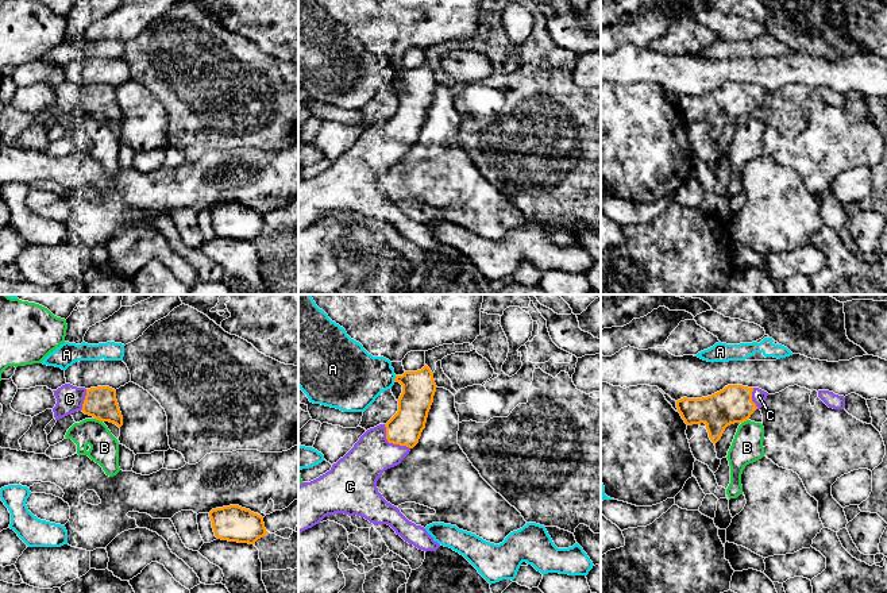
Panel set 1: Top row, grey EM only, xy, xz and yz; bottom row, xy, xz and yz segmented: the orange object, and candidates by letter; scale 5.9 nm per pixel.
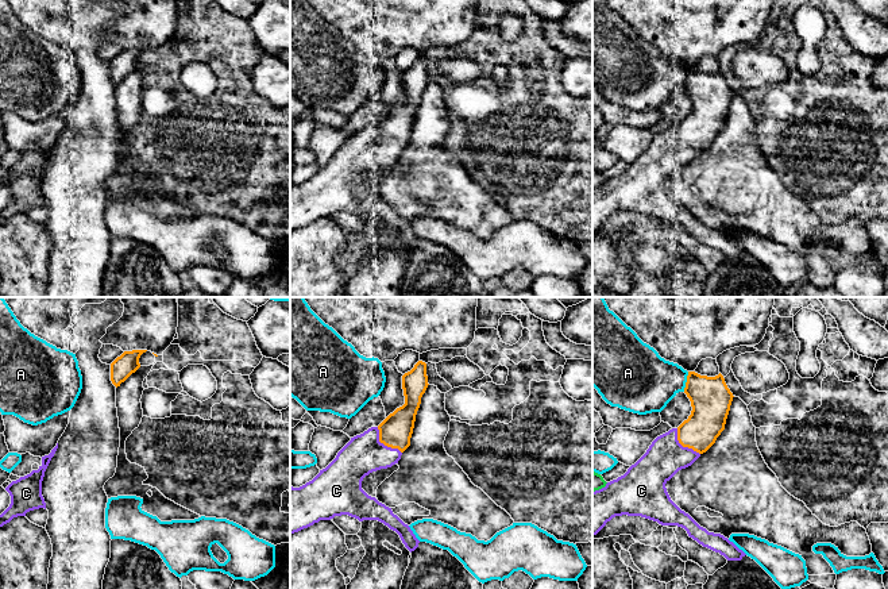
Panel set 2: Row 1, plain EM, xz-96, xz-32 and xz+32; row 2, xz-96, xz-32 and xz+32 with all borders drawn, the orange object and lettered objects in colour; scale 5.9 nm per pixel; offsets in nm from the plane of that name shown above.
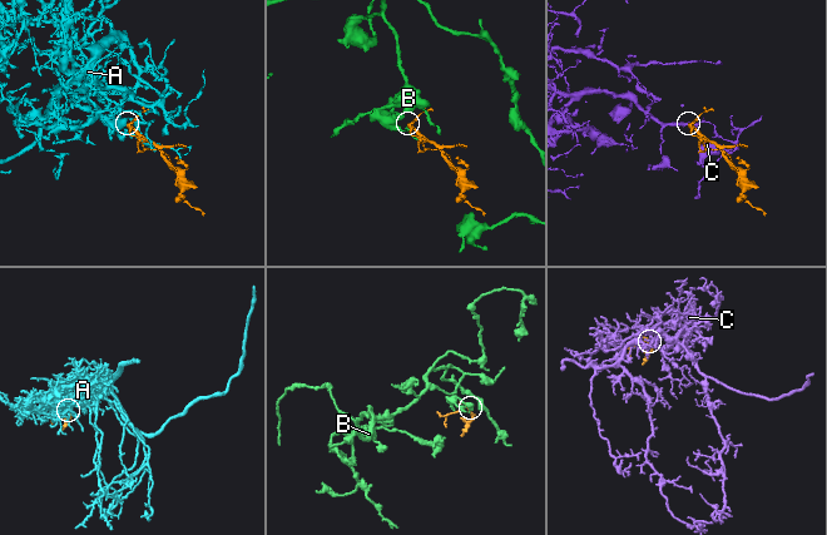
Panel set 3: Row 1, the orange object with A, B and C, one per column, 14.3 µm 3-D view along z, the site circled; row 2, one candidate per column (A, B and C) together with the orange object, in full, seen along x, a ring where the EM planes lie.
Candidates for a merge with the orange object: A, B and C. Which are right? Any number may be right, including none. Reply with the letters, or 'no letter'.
C

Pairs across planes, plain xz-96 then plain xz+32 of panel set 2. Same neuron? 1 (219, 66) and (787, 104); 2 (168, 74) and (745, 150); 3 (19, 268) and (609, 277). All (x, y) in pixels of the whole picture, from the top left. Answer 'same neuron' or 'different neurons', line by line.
1: same neuron
2: different neurons
3: same neuron

